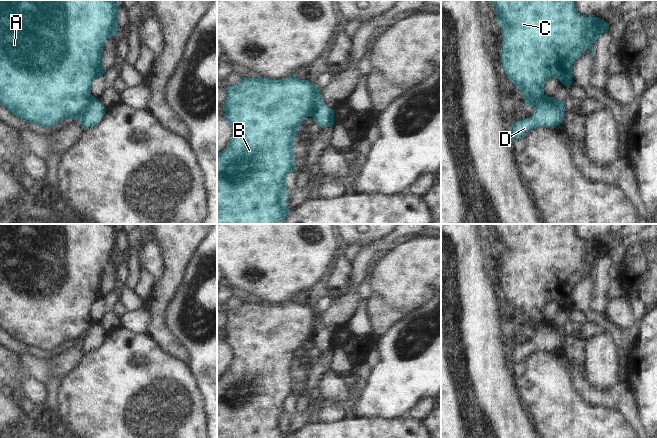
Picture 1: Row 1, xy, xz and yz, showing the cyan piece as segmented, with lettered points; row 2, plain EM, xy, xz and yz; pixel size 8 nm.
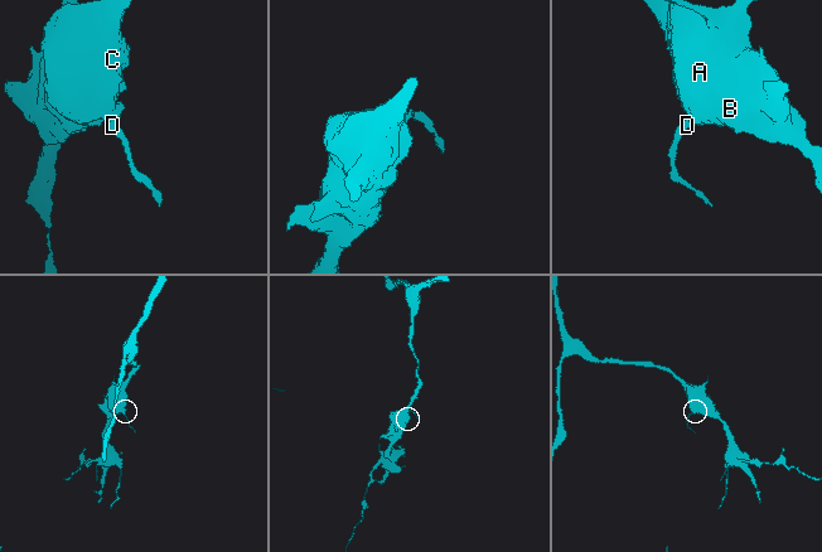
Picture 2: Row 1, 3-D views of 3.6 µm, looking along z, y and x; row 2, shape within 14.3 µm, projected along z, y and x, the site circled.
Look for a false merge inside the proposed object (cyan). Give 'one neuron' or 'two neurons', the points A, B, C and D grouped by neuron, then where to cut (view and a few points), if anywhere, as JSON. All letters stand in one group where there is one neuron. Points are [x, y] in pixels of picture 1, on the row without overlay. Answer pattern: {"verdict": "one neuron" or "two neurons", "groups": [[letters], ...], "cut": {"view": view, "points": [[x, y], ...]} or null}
{"verdict": "two neurons", "groups": [["A", "B", "C"], ["D"]], "cut": {"view": "xy", "points": [[96, 323], [87, 331], [87, 335], [78, 345]]}}

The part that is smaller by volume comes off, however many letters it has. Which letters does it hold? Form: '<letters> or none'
D

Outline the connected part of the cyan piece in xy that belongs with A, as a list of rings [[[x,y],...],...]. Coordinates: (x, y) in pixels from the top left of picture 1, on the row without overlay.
[[[0,224],[0,328],[16,341],[41,351],[54,351],[64,342],[79,345],[87,337],[87,331],[96,324],[91,318],[91,308],[106,296],[103,271],[108,262],[117,260],[119,231],[117,224]]]

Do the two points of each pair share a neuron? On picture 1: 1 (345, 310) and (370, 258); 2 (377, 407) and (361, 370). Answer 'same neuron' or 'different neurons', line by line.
1: same neuron
2: different neurons

